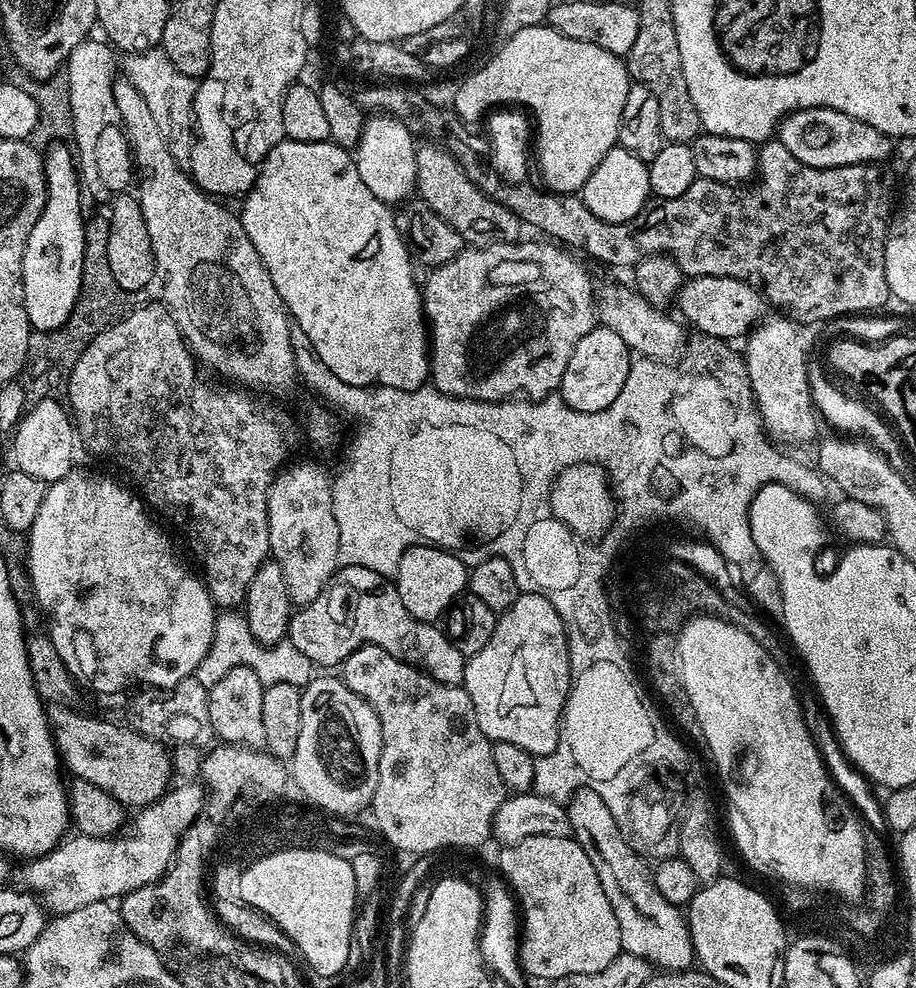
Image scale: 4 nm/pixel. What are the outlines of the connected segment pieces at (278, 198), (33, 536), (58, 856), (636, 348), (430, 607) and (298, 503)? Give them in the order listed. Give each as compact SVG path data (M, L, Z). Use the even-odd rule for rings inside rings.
M285 138L268 151L254 186L243 200L244 209L239 209L238 215L246 234L254 242L254 250L258 250L289 317L310 338L330 374L363 388L425 387L430 376L430 329L418 280L416 284L412 277L414 260L396 228L393 209L374 198L366 190L366 182L358 178L353 153L328 140L298 142Z
M73 470L60 480L55 480L53 484L48 485L46 498L42 498L42 507L38 510L38 518L34 518L26 536L28 576L32 579L32 592L36 595L41 610L48 615L47 635L52 637L54 650L58 650L62 662L72 677L81 685L82 683L89 684L96 692L120 692L131 684L149 684L152 690L173 688L178 682L189 679L195 673L196 667L206 658L216 633L218 609L210 598L208 587L195 571L192 573L176 557L176 552L172 549L171 542L164 537L163 530L148 517L150 512L145 501L131 487L129 488L123 488L118 481L111 480L108 476L91 476L88 472Z
M199 783L177 784L177 788L175 785L165 792L156 803L135 813L136 825L129 836L90 838L73 835L73 840L65 839L45 856L29 859L20 872L20 880L24 883L21 885L39 897L49 913L59 914L82 910L82 906L90 906L99 900L112 902L128 892L156 883L167 872L186 829L201 819L200 811L203 813L206 808L206 792Z
M608 284L604 288L604 293L602 291L599 293L599 323L614 330L614 334L618 334L622 342L626 342L628 349L641 357L665 362L675 361L675 356L677 359L686 347L685 325L679 319L676 321L664 316L668 314L653 308L639 292L628 288L623 288L620 284Z
M421 542L402 554L394 577L394 587L398 598L402 598L402 606L406 606L414 618L436 622L452 603L452 607L457 603L458 597L465 591L468 573L469 569L453 552Z
M296 464L293 468L285 467L272 481L272 489L268 492L268 546L271 559L282 570L282 578L293 605L312 604L314 598L318 598L318 594L322 594L324 587L337 575L336 568L340 564L338 522L334 522L332 486L330 476L318 465Z

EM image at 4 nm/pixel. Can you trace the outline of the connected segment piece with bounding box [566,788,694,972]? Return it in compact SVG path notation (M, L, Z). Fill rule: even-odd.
M579 788L568 799L566 807L572 827L571 837L582 846L582 850L586 850L598 874L598 882L602 882L602 890L606 890L610 906L614 906L621 949L660 970L683 972L691 969L694 953L685 913L658 894L658 886L654 886L652 881L649 861L628 845L620 833L618 822L614 822L614 814L610 814L610 806L606 806L606 802L602 802L594 790Z

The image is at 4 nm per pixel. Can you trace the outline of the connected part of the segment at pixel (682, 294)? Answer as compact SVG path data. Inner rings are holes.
M694 276L685 279L680 291L676 293L675 303L680 304L681 314L679 313L679 315L689 325L692 323L696 327L697 333L725 342L736 342L739 336L739 340L747 337L766 316L765 298L757 292L754 286L750 286L738 278Z

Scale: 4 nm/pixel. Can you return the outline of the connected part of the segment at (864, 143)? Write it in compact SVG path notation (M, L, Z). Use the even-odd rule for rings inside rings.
M800 108L785 116L778 125L778 139L798 162L815 168L837 168L851 164L880 164L894 152L893 137L850 118L833 108Z

